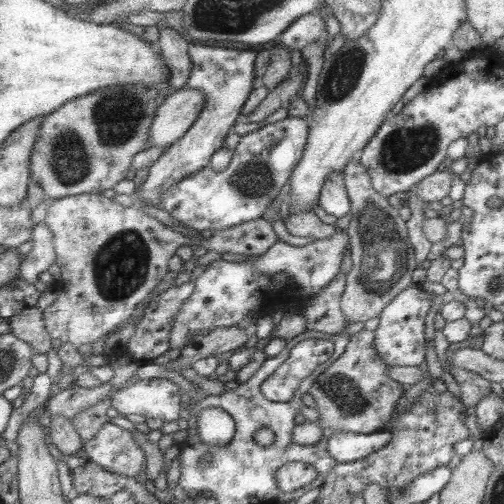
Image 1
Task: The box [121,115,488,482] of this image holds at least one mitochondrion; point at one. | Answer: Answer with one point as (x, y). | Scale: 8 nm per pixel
(381, 256)

